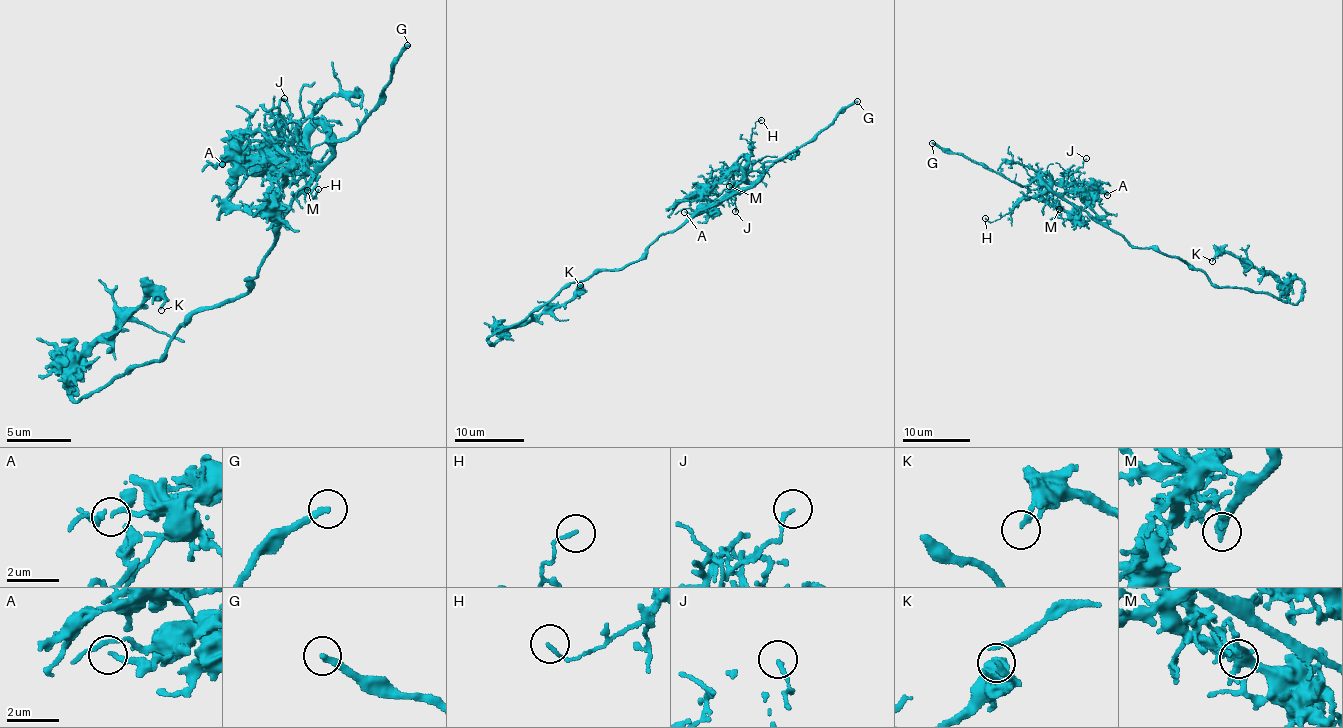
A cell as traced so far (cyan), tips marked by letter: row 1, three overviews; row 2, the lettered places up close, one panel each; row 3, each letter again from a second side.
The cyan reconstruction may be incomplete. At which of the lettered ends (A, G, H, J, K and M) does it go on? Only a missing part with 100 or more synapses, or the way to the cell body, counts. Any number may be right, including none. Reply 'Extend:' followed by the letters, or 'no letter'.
Extend: G

